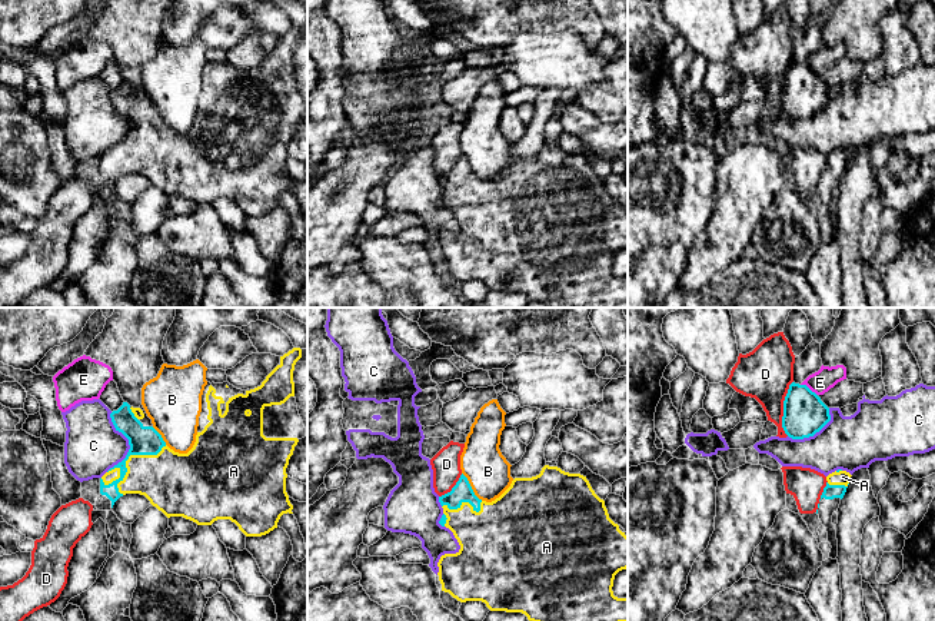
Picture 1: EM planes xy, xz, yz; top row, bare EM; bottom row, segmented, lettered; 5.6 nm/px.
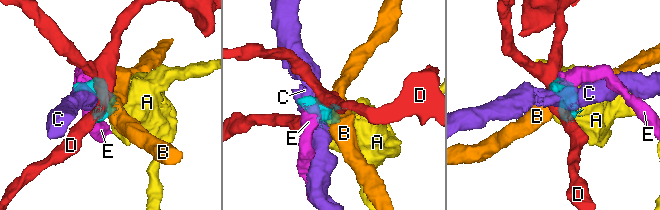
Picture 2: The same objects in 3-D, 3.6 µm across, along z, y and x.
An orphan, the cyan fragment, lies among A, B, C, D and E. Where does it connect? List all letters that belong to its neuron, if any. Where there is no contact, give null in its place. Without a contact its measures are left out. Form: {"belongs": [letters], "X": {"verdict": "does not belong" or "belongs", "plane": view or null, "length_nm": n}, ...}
{"belongs": ["A"], "A": {"verdict": "belongs", "plane": "xy", "length_nm": 420}, "B": {"verdict": "does not belong", "plane": "xz", "length_nm": 200}, "C": {"verdict": "does not belong", "plane": "xy", "length_nm": 340}, "D": {"verdict": "does not belong", "plane": "yz", "length_nm": 320}, "E": {"verdict": "does not belong", "plane": "yz", "length_nm": 120}}

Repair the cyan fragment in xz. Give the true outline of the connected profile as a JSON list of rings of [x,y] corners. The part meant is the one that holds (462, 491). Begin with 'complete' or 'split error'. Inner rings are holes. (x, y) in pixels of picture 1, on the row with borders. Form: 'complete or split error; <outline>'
split error; [[[545,465],[539,475],[515,478],[499,498],[486,502],[475,495],[468,478],[462,474],[452,491],[439,497],[439,502],[443,508],[439,524],[453,532],[460,549],[456,554],[445,554],[440,557],[437,575],[442,591],[449,592],[457,601],[482,601],[490,611],[522,612],[529,621],[628,621],[628,598],[618,598],[612,591],[615,575],[628,568],[628,537],[619,529],[619,525],[609,518],[605,501],[595,494],[586,476],[565,472],[558,466]]]

